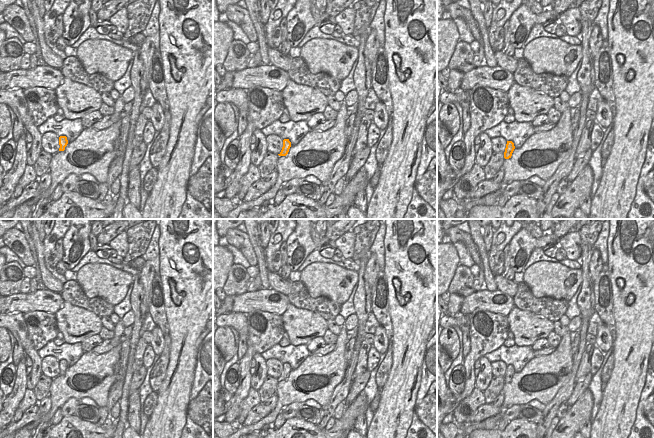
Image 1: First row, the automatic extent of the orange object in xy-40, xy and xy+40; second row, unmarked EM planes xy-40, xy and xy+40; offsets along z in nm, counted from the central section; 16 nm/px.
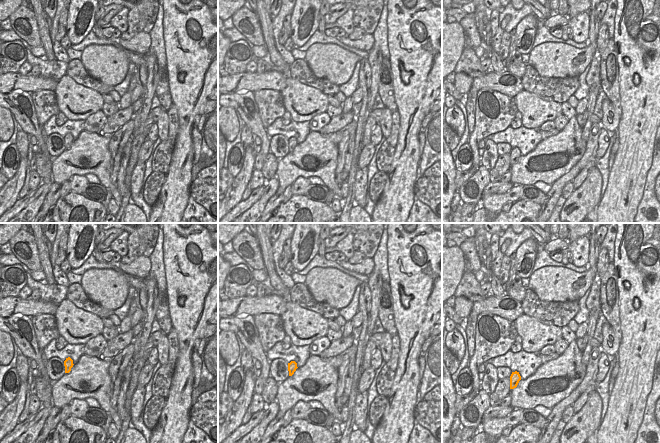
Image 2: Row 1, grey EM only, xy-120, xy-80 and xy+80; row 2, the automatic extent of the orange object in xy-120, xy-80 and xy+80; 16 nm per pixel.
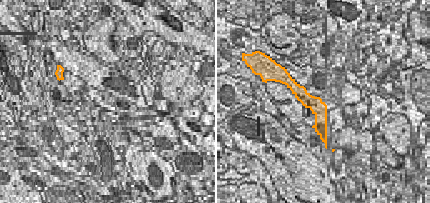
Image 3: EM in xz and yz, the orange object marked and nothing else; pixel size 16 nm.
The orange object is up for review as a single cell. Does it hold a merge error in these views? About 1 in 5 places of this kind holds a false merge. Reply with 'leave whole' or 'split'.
leave whole

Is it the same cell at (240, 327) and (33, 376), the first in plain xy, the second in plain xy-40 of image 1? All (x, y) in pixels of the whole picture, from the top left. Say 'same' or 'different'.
same

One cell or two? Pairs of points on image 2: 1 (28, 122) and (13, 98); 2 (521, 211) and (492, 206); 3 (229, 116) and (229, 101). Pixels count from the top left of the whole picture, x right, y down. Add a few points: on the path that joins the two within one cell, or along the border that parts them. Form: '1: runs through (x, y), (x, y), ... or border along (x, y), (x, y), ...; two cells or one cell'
1: runs through (22, 116), (11, 106), (13, 104); one cell
2: border along (519, 199), (513, 203); two cells
3: border along (228, 106), (236, 110); two cells

